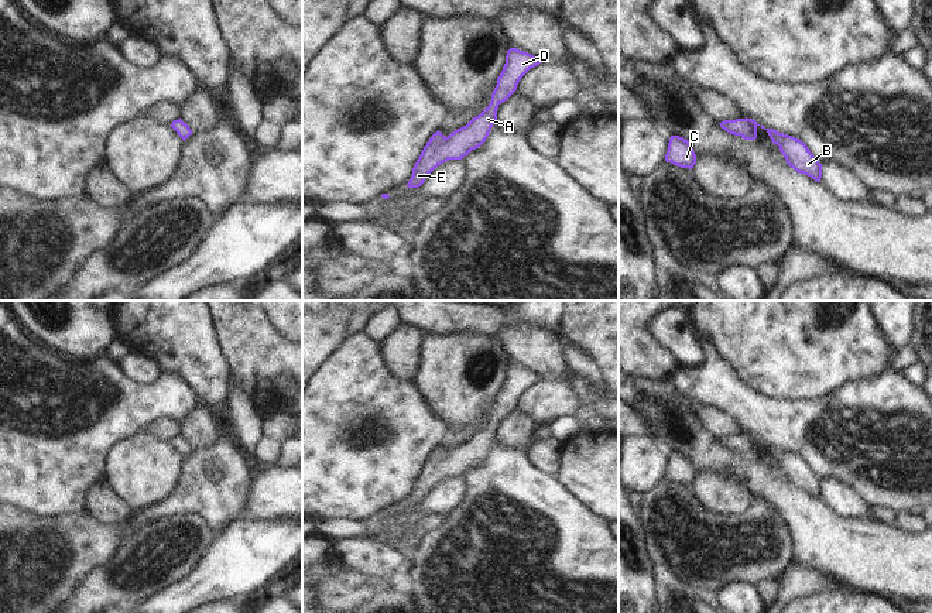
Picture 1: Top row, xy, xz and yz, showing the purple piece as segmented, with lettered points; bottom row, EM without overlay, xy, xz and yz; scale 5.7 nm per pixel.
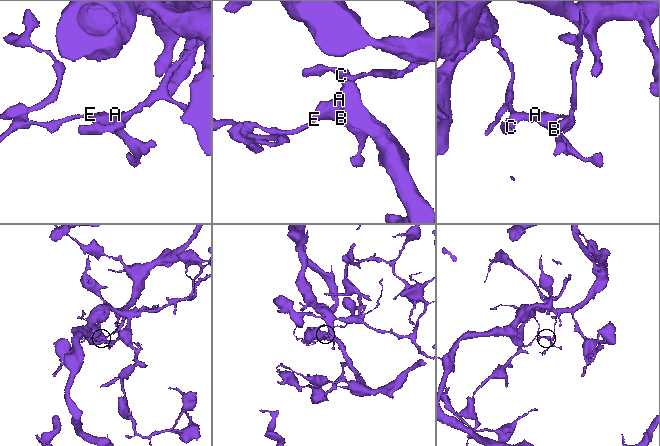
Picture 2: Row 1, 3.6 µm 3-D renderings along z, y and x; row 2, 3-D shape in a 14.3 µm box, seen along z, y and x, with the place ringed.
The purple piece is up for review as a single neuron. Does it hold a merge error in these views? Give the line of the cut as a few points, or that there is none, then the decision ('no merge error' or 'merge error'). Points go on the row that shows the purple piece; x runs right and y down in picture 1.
no cut | no merge error

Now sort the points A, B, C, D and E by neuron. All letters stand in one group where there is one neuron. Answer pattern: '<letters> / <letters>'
A B C D E

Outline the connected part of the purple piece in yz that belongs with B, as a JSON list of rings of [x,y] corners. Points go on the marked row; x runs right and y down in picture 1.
[[[760,127],[764,129],[771,141],[779,147],[781,154],[785,157],[785,161],[791,168],[820,182],[822,164],[813,157],[805,143],[774,129]]]

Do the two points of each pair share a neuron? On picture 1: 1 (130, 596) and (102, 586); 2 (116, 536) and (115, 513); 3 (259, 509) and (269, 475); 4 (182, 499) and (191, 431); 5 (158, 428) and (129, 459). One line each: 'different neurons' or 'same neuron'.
1: same neuron
2: different neurons
3: same neuron
4: different neurons
5: different neurons

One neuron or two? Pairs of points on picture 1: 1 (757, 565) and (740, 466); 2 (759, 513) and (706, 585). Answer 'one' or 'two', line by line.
1: two
2: one

